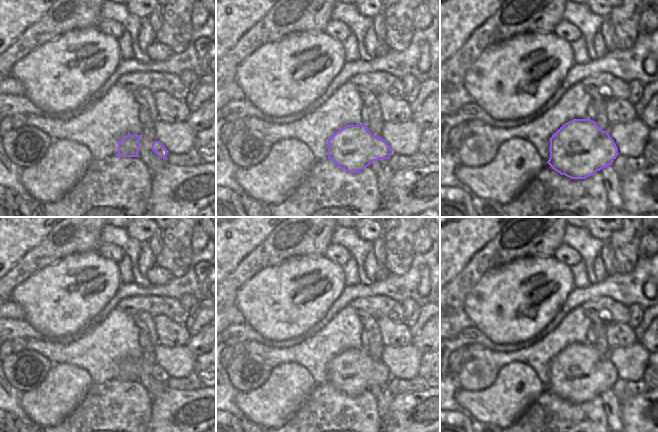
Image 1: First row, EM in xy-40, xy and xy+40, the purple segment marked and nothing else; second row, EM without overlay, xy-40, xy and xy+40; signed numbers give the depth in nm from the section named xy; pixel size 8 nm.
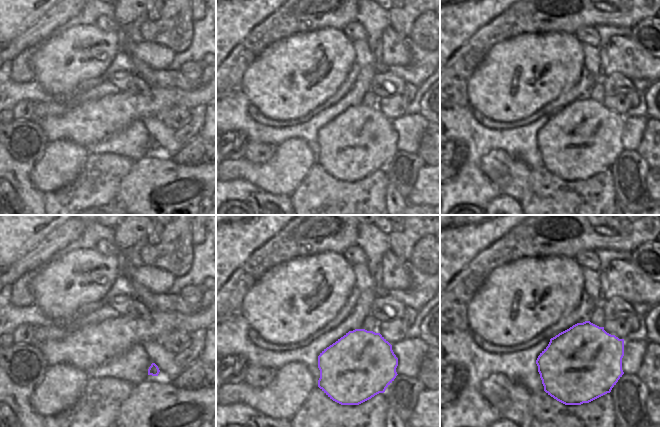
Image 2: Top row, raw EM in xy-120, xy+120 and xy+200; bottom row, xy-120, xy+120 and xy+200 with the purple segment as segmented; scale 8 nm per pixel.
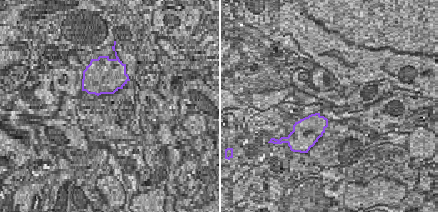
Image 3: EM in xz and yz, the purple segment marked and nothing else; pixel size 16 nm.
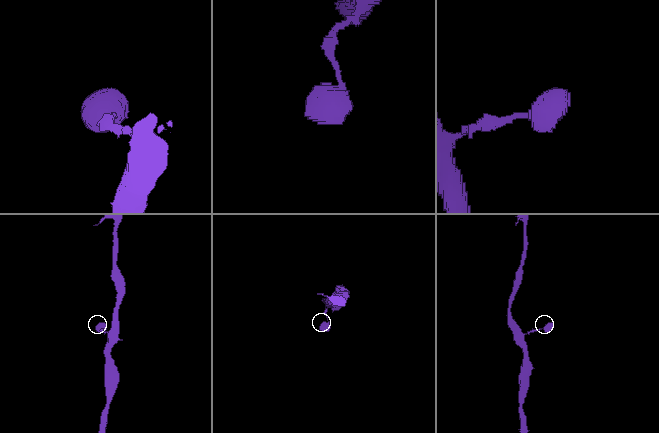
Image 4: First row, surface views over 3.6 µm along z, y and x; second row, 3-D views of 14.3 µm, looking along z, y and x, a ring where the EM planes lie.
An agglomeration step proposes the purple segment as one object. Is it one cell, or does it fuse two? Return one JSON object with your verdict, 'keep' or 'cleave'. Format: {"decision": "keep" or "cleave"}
{"decision": "keep"}

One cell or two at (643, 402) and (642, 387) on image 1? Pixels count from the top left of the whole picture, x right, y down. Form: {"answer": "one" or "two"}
{"answer": "two"}

